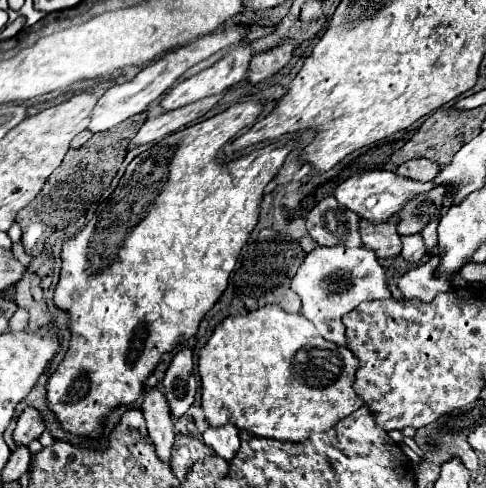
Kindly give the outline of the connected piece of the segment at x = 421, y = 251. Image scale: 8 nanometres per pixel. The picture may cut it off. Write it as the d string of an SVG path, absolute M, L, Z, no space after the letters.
M408 235L408 237L402 237L402 257L408 261L408 263L420 263L420 259L426 255L426 247L424 247L424 241L420 235Z

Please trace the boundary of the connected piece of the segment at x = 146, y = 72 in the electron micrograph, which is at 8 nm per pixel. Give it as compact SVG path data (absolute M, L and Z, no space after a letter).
M218 29L218 31L214 31L214 33L210 33L210 35L204 35L204 37L192 41L192 43L188 43L188 45L182 45L182 47L166 53L162 59L154 61L152 65L146 65L134 79L116 83L114 87L110 87L110 89L98 99L98 103L96 103L94 111L92 111L92 121L90 121L90 127L88 127L88 129L90 129L92 133L106 131L106 129L122 123L124 119L128 119L128 117L132 117L132 115L136 115L136 113L140 113L140 111L146 111L144 107L148 107L152 101L160 99L160 95L162 95L170 85L174 85L190 67L194 67L196 63L208 59L208 57L214 55L216 51L234 45L238 39L240 39L238 29L230 29L230 31L228 31L228 29Z

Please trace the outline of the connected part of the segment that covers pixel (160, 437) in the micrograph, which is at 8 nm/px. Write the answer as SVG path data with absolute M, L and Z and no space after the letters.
M154 387L148 391L144 397L140 409L144 411L146 425L148 425L148 435L152 443L156 445L156 453L162 461L170 461L174 441L176 441L176 431L174 431L174 417L170 413L170 407L166 405L166 397L160 387Z

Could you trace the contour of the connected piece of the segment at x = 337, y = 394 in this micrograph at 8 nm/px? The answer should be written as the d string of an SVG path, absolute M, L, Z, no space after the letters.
M266 305L246 315L226 317L216 325L212 337L198 353L198 371L202 379L202 411L210 427L236 425L256 437L300 443L312 441L318 447L318 439L326 429L354 413L364 401L352 389L358 359L348 347L328 345L316 333L316 327L304 315L292 315L278 305Z

